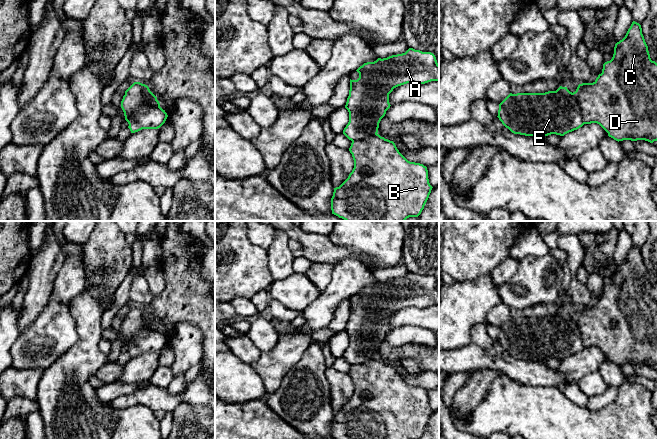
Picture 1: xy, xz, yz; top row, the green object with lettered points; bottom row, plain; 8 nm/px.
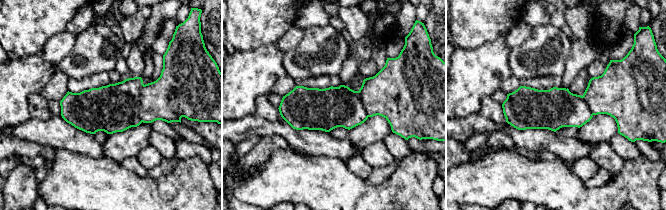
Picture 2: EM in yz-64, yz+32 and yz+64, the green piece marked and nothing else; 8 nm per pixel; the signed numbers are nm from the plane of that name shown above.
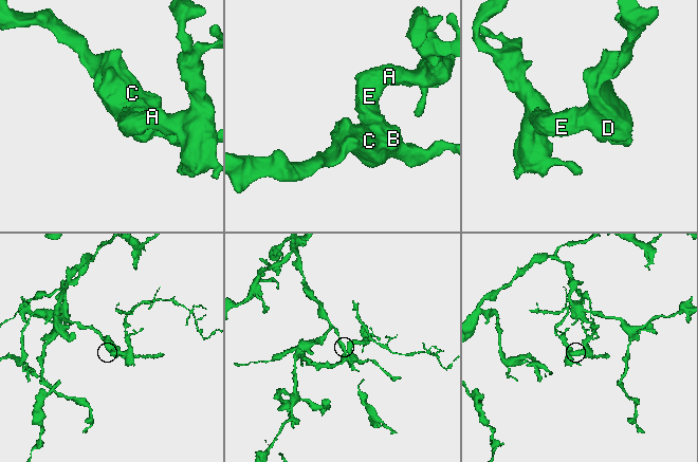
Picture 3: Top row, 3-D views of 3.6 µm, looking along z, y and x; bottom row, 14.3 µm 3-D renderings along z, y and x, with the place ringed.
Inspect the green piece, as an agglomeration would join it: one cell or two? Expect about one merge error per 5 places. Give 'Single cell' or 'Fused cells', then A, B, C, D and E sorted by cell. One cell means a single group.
Fused cells. Groups: A E / B C D

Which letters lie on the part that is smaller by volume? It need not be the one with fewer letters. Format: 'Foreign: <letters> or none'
Foreign: A, E

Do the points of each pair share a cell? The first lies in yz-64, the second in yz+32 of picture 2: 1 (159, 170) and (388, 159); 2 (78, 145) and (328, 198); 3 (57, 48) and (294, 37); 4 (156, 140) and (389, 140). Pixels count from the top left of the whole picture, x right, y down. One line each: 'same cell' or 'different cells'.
1: different cells
2: different cells
3: same cell
4: same cell

